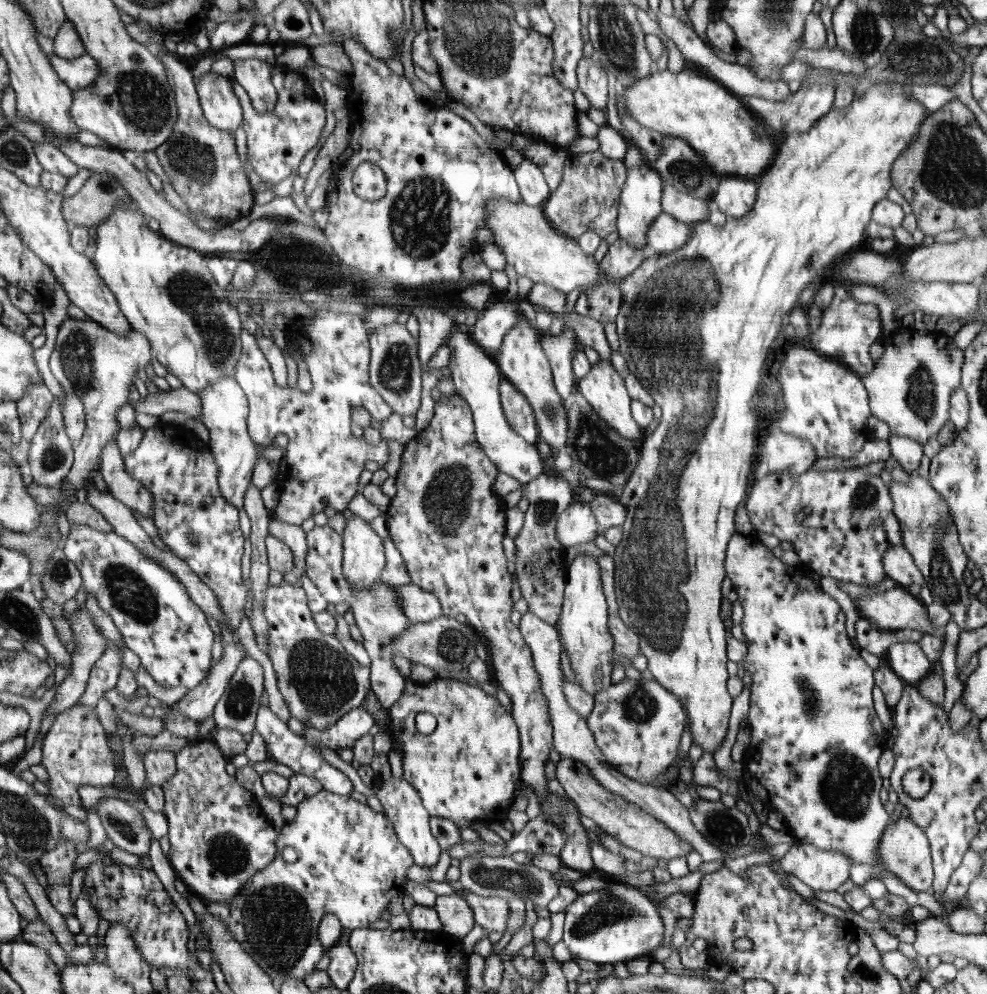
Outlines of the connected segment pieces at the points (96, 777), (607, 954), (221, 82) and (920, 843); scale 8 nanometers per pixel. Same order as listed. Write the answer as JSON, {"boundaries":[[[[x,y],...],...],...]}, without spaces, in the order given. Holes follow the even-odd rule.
{"boundaries":[[[[76,704],[65,715],[56,718],[47,740],[42,744],[40,764],[49,774],[46,784],[50,792],[46,801],[58,811],[64,811],[64,804],[81,804],[79,786],[108,786],[114,782],[114,756],[108,750],[94,707]]],[[[611,881],[610,885],[602,890],[578,895],[578,898],[568,905],[564,916],[562,940],[570,950],[572,958],[584,958],[598,965],[614,962],[626,963],[634,958],[648,956],[652,950],[665,944],[665,921],[662,920],[657,903],[641,889],[619,881]]],[[[212,71],[195,82],[200,108],[213,128],[234,132],[242,122],[243,109],[235,93],[235,82],[232,77],[219,76]]],[[[894,815],[890,816],[886,829],[880,837],[880,843],[878,843],[878,856],[880,856],[882,868],[888,870],[890,874],[898,876],[912,890],[934,893],[934,871],[929,840],[922,828],[917,826],[910,817],[900,815],[896,819]],[[892,819],[894,819],[894,822],[892,822]]]]}

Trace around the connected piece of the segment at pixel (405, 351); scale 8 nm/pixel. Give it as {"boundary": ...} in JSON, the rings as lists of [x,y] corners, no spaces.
{"boundary":[[[397,322],[376,328],[369,334],[371,347],[370,384],[380,393],[394,414],[402,417],[415,416],[422,394],[422,368],[417,355],[416,339],[404,324]]]}

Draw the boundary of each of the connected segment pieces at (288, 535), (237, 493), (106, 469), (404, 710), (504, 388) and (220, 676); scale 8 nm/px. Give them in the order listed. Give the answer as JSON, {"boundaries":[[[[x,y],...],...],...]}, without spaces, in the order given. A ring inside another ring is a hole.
{"boundaries":[[[[271,515],[268,530],[270,535],[275,536],[278,540],[289,546],[294,556],[294,567],[298,571],[300,578],[307,568],[305,563],[308,553],[306,533],[304,533],[302,526],[280,522],[280,520],[276,520],[276,518]]],[[[224,378],[216,384],[206,386],[206,390],[198,392],[202,399],[202,414],[198,416],[209,430],[209,446],[213,449],[218,464],[218,484],[221,486],[221,494],[236,508],[244,506],[244,494],[250,486],[252,472],[256,468],[256,460],[264,457],[272,464],[273,462],[283,464],[287,449],[274,446],[272,443],[265,450],[256,448],[255,442],[250,438],[247,431],[247,416],[249,413],[249,402],[245,392],[235,378]]],[[[115,437],[106,443],[106,447],[102,447],[100,458],[102,461],[100,461],[99,471],[106,482],[107,491],[132,512],[134,510],[140,512],[147,520],[152,518],[154,498],[150,490],[142,486],[142,482],[138,482],[134,476],[126,472],[125,458],[120,452]]],[[[410,677],[406,678],[405,692],[398,698],[398,701],[394,702],[389,710],[389,718],[392,722],[392,731],[390,736],[393,736],[402,752],[402,768],[403,768],[403,778],[406,778],[410,784],[418,790],[422,798],[422,804],[429,809],[430,816],[440,817],[444,819],[451,820],[451,822],[457,826],[471,826],[475,822],[485,821],[490,823],[500,823],[508,816],[508,812],[511,809],[510,804],[514,800],[514,790],[516,790],[516,782],[520,778],[520,772],[518,772],[518,754],[520,752],[520,738],[518,738],[517,724],[514,724],[510,712],[492,696],[484,694],[480,688],[476,686],[471,686],[468,683],[460,682],[455,679],[440,679],[435,678],[430,680],[430,682],[419,683],[412,680]],[[420,712],[429,712],[432,716],[437,718],[437,727],[429,735],[423,735],[416,729],[416,715]]],[[[502,380],[500,389],[506,420],[526,441],[534,445],[540,438],[534,412],[526,396],[520,394],[508,380]]],[[[236,638],[234,644],[225,643],[223,655],[214,663],[206,680],[198,684],[198,687],[190,689],[184,699],[172,704],[170,709],[192,717],[192,720],[198,722],[206,719],[208,715],[213,715],[214,707],[228,689],[238,664],[242,662],[242,658],[248,656],[248,650],[239,638]]]]}

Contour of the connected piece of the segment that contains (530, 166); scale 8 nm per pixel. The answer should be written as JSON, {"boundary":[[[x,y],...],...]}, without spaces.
{"boundary":[[[524,157],[514,173],[520,185],[521,200],[529,206],[542,208],[549,200],[551,190],[541,168]]]}

